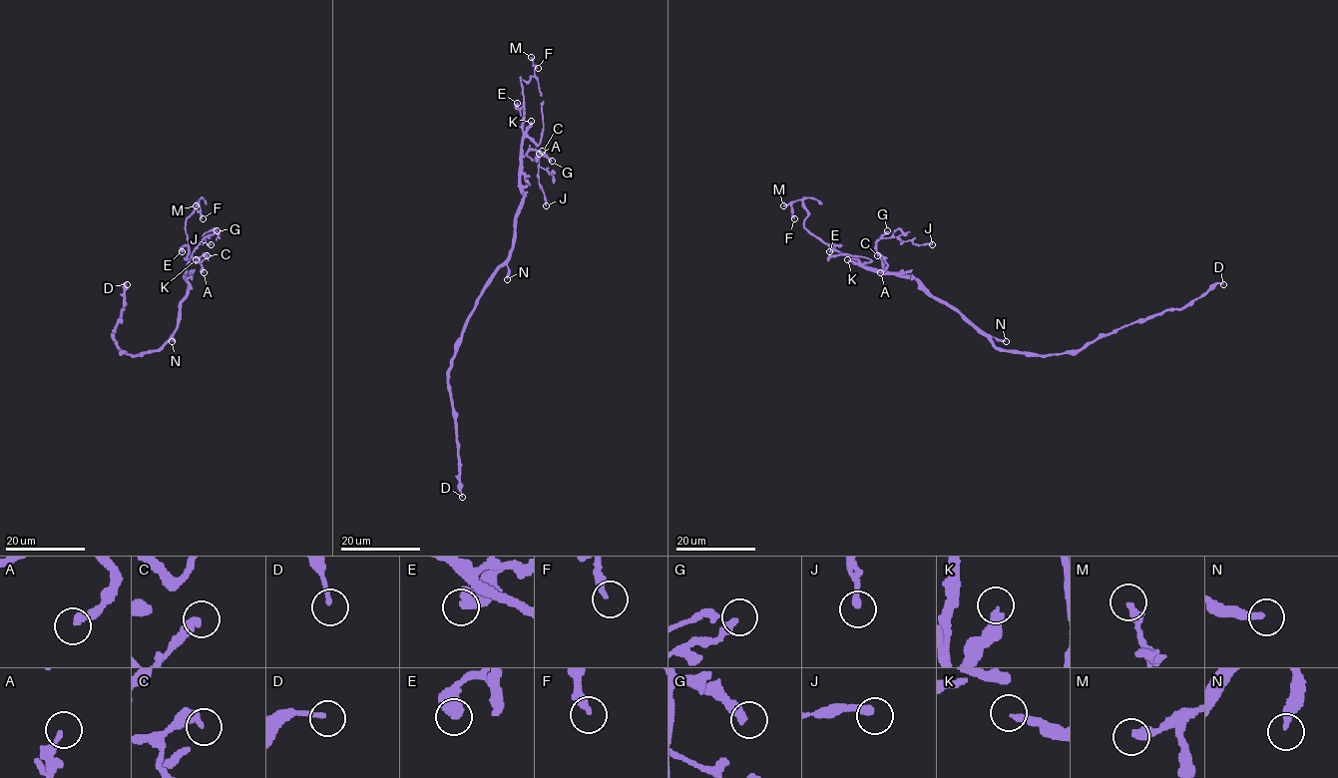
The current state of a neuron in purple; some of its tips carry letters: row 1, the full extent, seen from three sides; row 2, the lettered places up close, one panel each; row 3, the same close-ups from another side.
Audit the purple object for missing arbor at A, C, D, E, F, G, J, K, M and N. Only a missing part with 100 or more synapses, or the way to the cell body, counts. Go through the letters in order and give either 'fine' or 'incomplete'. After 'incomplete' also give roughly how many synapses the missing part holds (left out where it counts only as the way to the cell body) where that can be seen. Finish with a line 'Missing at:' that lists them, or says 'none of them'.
A: fine
C: fine
D: fine
E: fine
F: fine
G: fine
J: fine
K: incomplete; 120 synapses
M: fine
N: fine
Missing at: K

